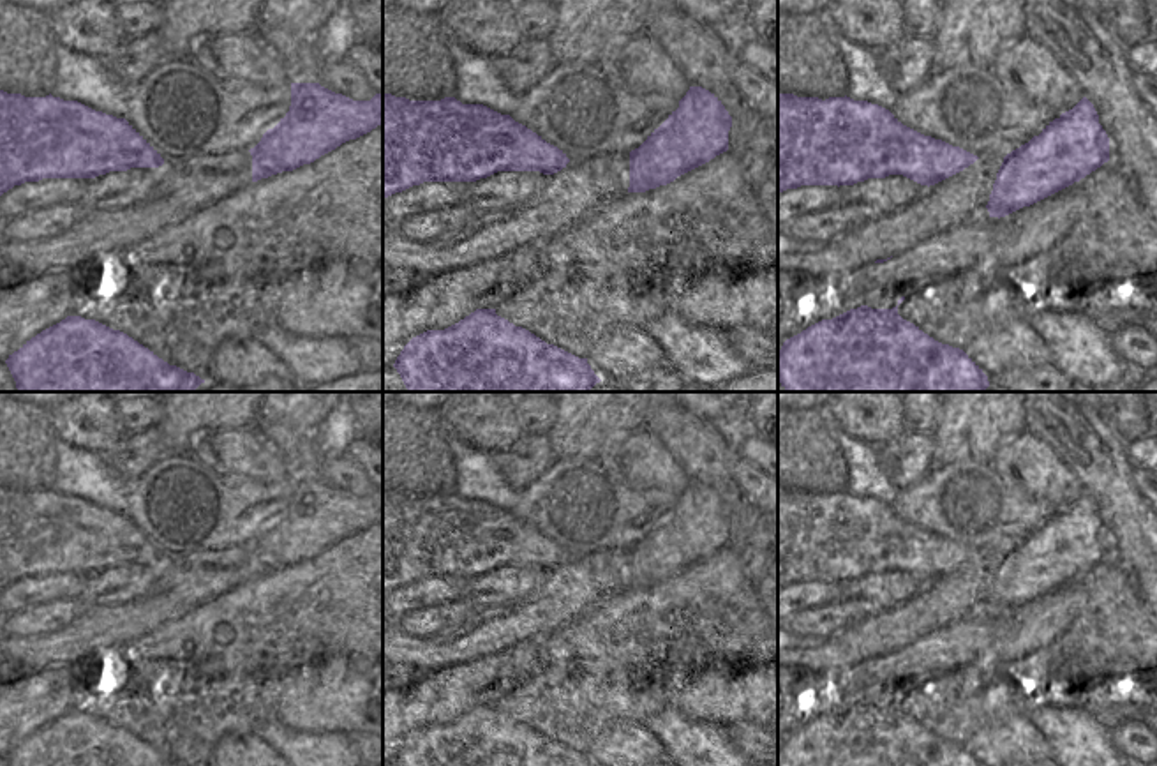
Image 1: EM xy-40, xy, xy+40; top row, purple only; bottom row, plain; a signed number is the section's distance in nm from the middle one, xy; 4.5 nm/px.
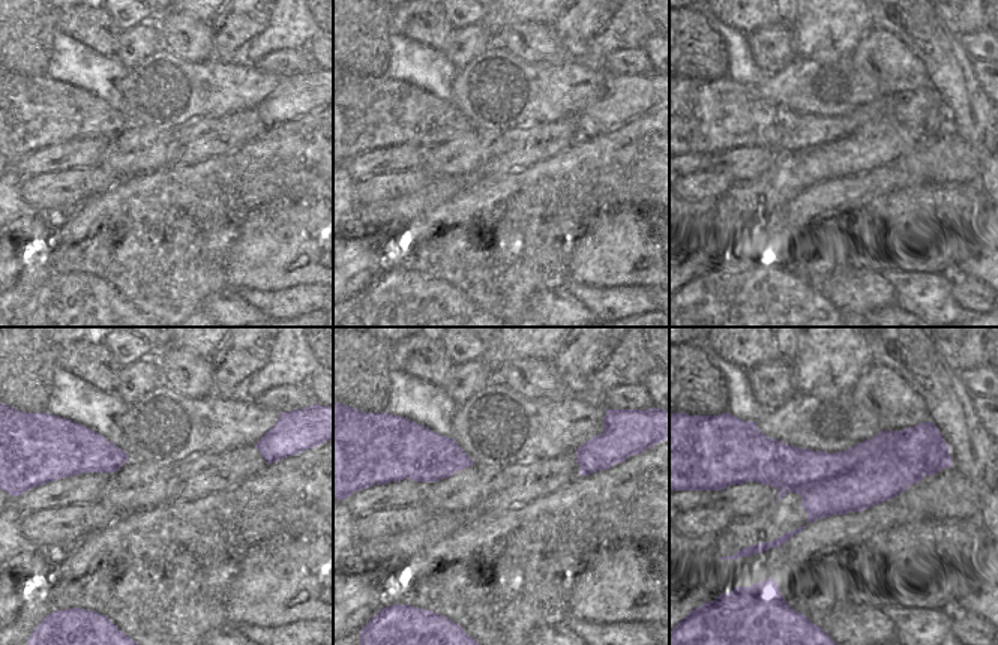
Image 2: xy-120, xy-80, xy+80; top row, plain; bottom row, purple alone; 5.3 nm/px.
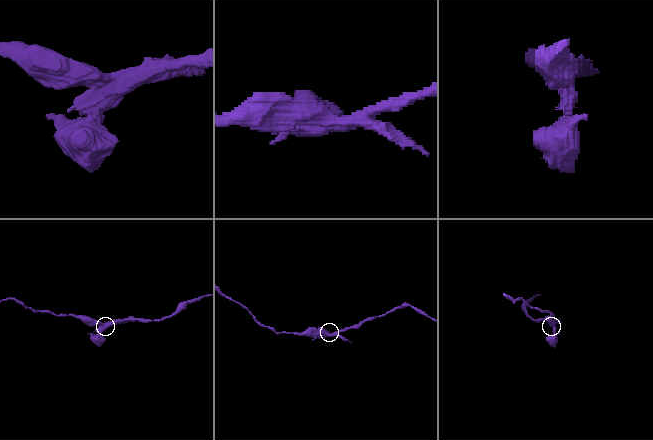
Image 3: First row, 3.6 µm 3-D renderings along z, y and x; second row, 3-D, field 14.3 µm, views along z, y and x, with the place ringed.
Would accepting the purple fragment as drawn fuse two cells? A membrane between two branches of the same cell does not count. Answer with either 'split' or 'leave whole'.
split

